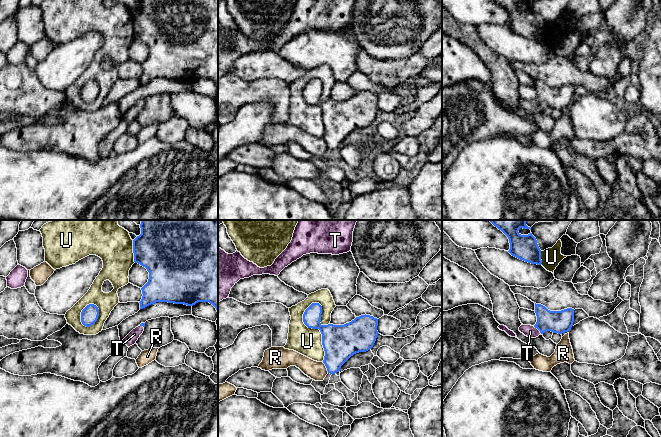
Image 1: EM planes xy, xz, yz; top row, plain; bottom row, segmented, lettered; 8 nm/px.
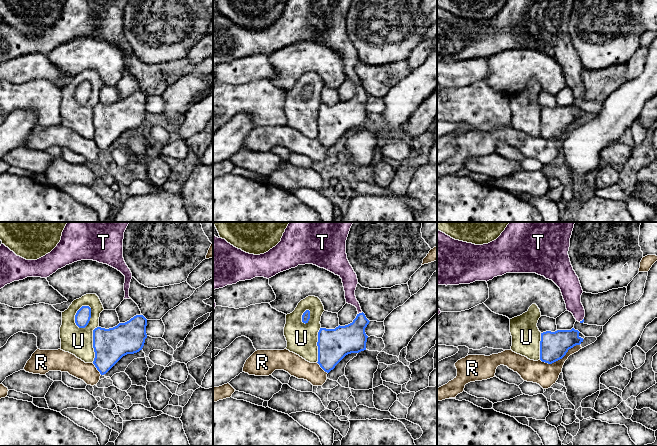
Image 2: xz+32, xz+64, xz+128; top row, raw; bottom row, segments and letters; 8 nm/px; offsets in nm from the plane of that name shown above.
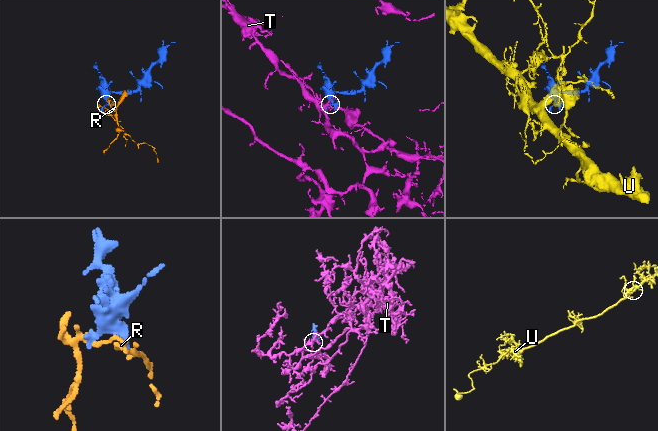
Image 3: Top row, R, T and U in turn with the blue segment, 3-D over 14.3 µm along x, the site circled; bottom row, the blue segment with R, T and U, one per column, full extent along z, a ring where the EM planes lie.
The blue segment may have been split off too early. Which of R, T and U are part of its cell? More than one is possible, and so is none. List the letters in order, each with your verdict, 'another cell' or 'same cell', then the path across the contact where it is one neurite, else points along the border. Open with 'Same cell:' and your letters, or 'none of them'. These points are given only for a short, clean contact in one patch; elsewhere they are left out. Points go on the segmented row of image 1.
Same cell: T
R: another cell
T: same cell; way yz (559, 322), (545, 322), (537, 328), (530, 331)
U: another cell

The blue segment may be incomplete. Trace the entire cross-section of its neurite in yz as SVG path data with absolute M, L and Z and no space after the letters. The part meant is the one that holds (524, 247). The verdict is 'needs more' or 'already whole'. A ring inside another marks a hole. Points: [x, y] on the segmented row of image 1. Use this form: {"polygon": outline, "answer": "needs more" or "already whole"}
{"polygon": "M489 220L495 227L501 230L509 239L509 253L525 262L541 265L541 250L532 233L521 235L520 228L530 229L526 220Z", "answer": "already whole"}

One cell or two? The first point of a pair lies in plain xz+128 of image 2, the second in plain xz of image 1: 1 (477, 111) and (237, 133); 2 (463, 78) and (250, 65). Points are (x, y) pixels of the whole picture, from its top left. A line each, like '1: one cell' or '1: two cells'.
1: two cells
2: one cell

